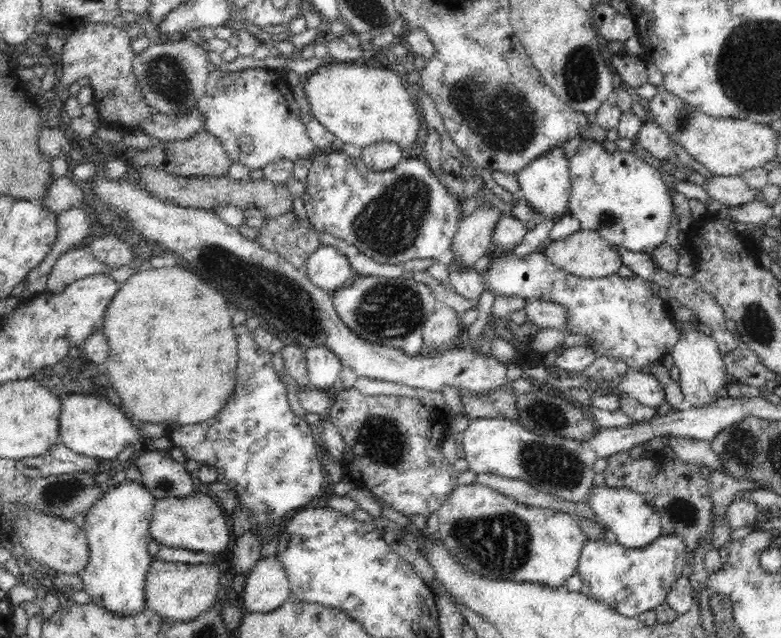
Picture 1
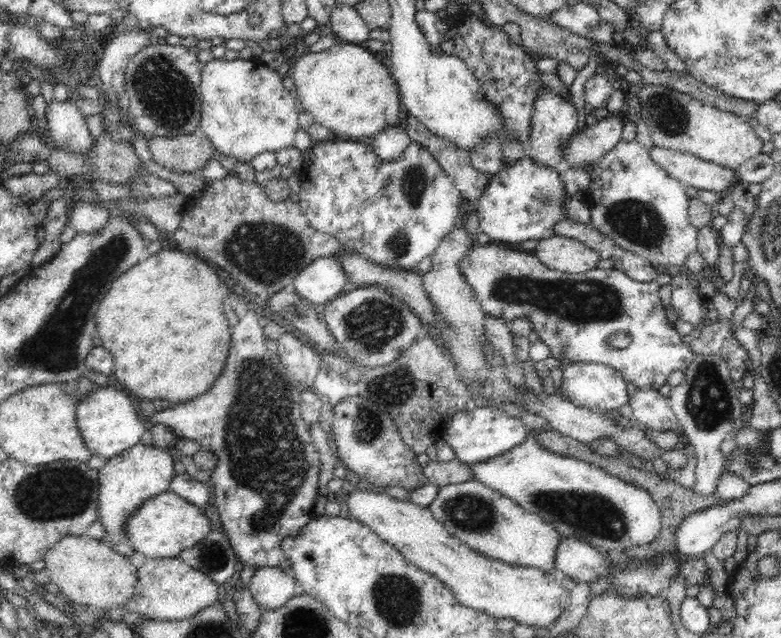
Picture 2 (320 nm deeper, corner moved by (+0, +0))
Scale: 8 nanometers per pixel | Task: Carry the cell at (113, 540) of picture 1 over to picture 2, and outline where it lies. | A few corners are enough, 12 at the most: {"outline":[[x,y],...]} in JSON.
{"outline":[[135,444],[99,471],[98,520],[127,518],[169,490],[175,451]]}

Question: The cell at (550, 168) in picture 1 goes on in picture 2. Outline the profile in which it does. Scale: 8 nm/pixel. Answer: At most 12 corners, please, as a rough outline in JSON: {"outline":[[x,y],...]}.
{"outline":[[542,90],[526,156],[556,168],[577,130],[571,98]]}

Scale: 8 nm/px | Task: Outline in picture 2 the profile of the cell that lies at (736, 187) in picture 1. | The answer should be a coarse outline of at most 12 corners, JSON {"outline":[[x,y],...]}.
{"outline":[[658,146],[652,161],[685,188],[721,196],[731,169]]}

